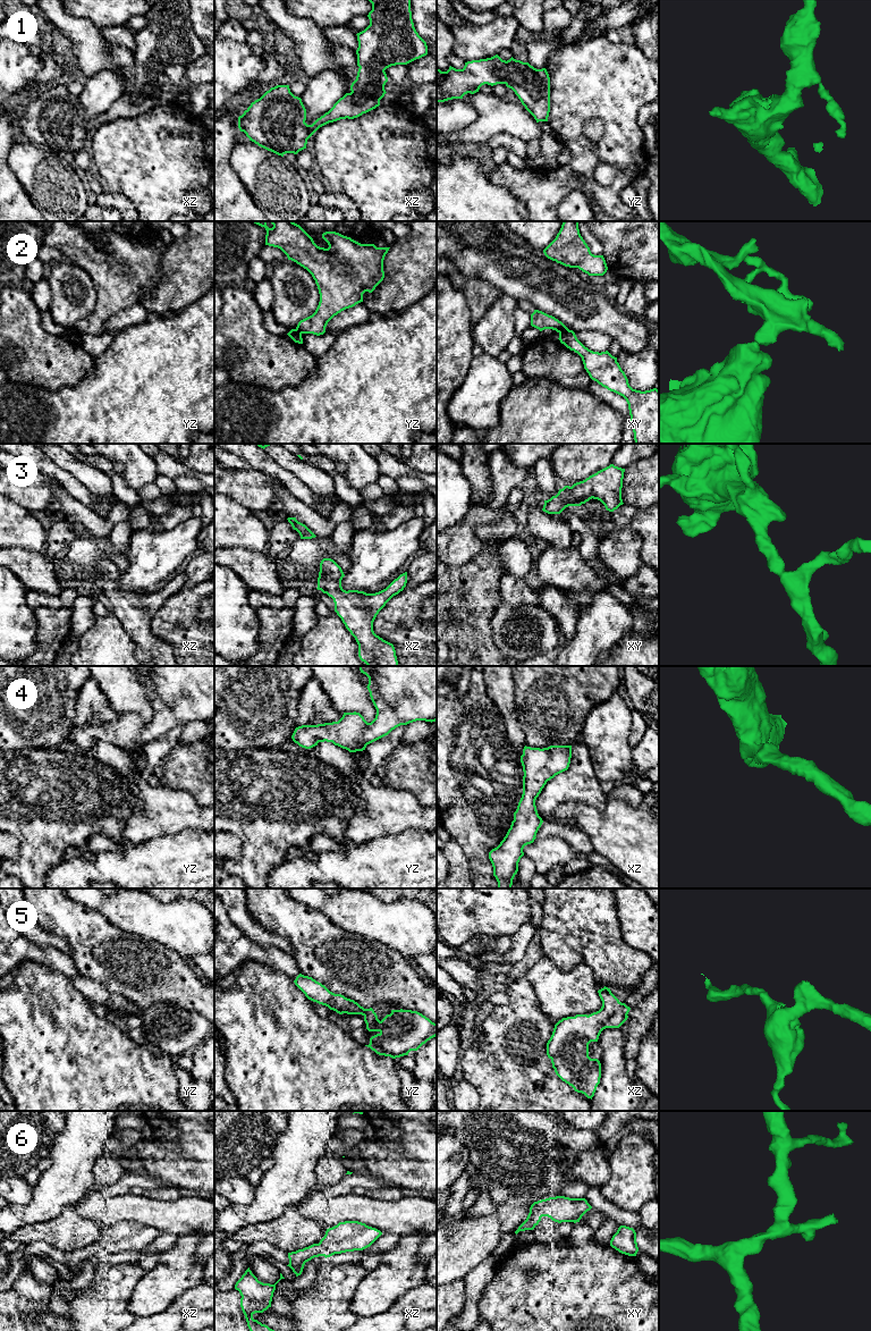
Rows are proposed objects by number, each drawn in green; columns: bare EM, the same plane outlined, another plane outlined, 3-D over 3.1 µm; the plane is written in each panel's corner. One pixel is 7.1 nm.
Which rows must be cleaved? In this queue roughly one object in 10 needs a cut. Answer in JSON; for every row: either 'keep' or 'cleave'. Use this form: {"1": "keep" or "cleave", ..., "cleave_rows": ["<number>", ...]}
{"1": "keep", "2": "cleave", "3": "keep", "4": "keep", "5": "keep", "6": "keep", "cleave_rows": ["2"]}

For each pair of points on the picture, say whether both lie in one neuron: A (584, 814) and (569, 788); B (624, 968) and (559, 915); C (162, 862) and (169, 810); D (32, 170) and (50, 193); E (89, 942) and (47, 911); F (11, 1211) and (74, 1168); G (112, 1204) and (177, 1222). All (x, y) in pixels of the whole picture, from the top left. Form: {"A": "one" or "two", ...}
{"A": "two", "B": "one", "C": "two", "D": "one", "E": "one", "F": "one", "G": "one"}

